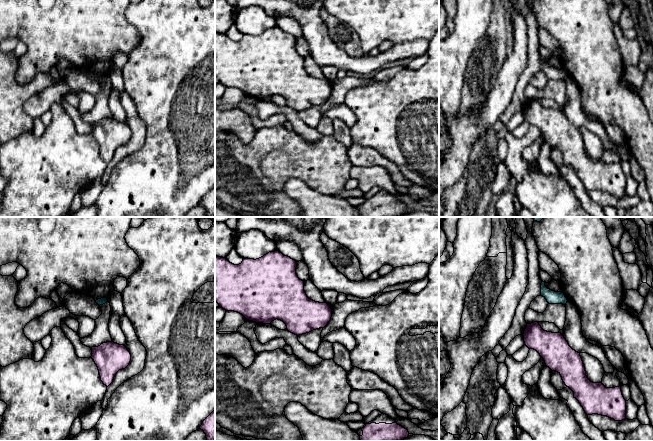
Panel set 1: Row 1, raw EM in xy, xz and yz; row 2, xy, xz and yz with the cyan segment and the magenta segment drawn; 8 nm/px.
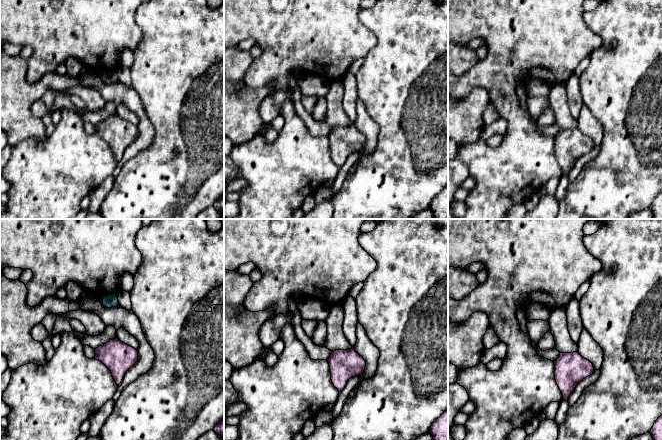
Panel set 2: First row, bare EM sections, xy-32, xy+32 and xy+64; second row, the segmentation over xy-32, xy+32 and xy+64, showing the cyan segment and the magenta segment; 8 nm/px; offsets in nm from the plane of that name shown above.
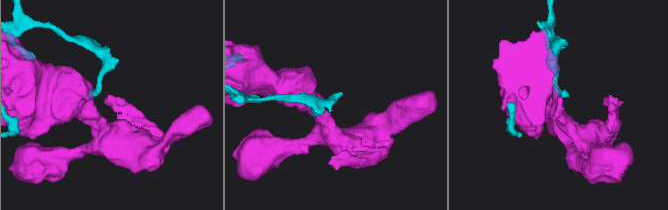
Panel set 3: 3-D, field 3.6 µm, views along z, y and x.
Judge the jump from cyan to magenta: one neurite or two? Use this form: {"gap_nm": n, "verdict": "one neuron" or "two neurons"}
{"gap_nm": 180, "verdict": "two neurons"}

